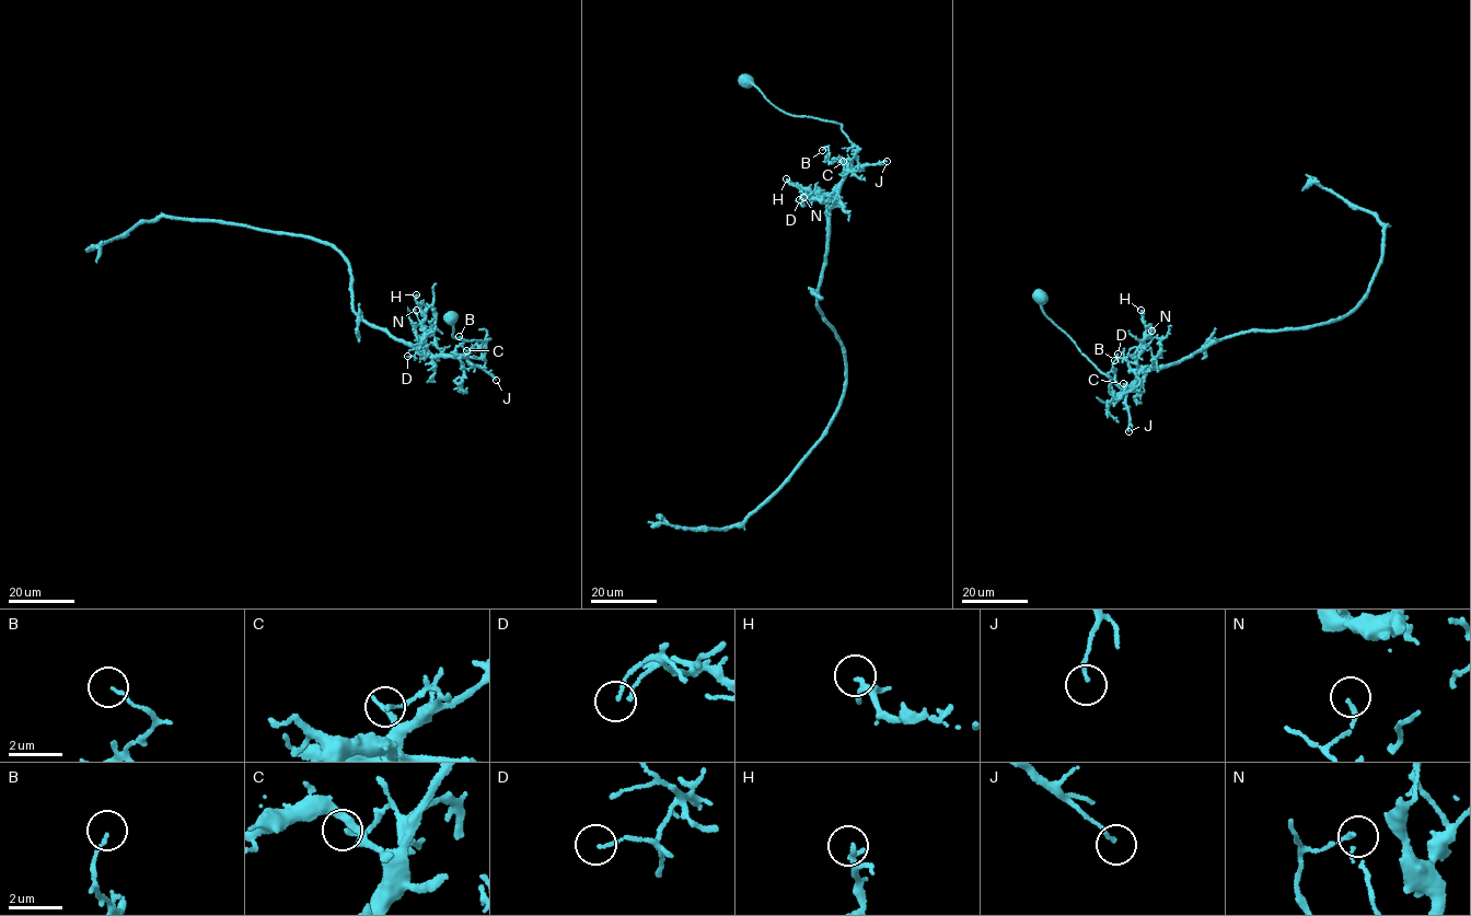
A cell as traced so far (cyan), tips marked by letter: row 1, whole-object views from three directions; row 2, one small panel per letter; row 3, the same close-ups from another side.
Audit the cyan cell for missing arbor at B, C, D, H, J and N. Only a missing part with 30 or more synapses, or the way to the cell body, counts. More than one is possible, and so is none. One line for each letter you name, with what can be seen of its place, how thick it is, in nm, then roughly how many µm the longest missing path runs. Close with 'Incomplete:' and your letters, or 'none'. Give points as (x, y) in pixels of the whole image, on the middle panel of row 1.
Incomplete: none

